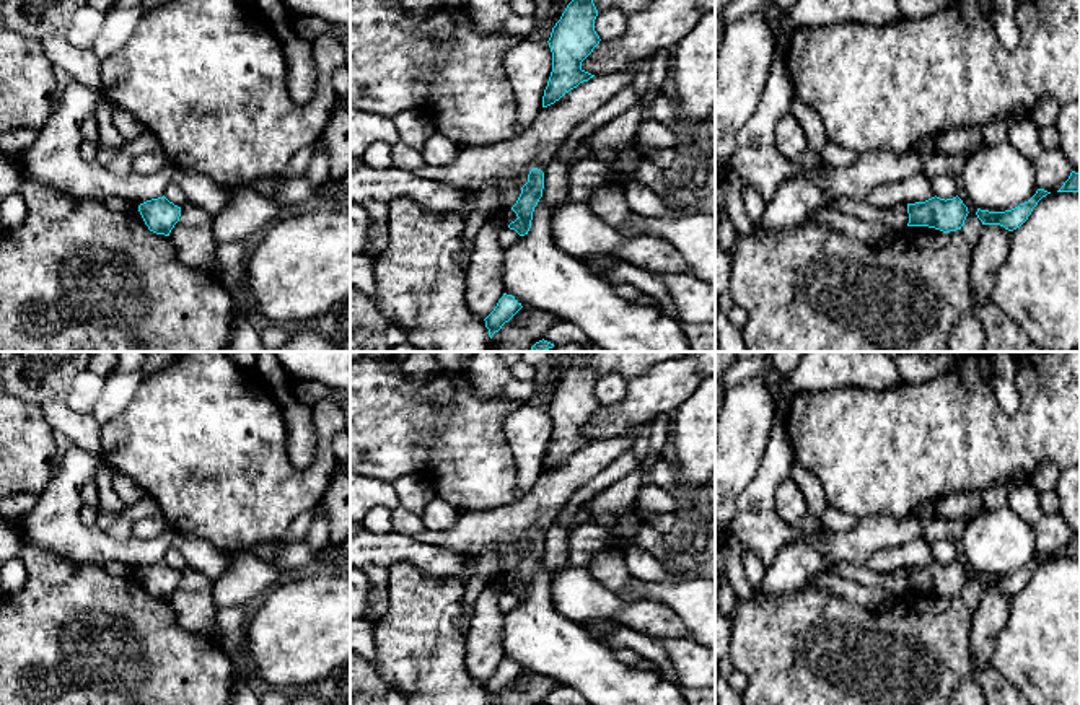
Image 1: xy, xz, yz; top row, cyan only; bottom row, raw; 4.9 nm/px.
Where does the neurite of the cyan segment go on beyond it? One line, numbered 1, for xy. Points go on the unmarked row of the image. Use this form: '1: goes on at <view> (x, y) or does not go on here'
1: does not go on here

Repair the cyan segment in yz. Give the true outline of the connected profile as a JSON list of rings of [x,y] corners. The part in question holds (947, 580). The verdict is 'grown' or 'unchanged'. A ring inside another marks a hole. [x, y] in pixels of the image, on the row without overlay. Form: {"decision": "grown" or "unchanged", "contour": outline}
{"decision": "unchanged", "contour": [[[956,560],[953,563],[932,562],[925,567],[907,568],[907,591],[929,591],[943,598],[961,594],[968,571]]]}

